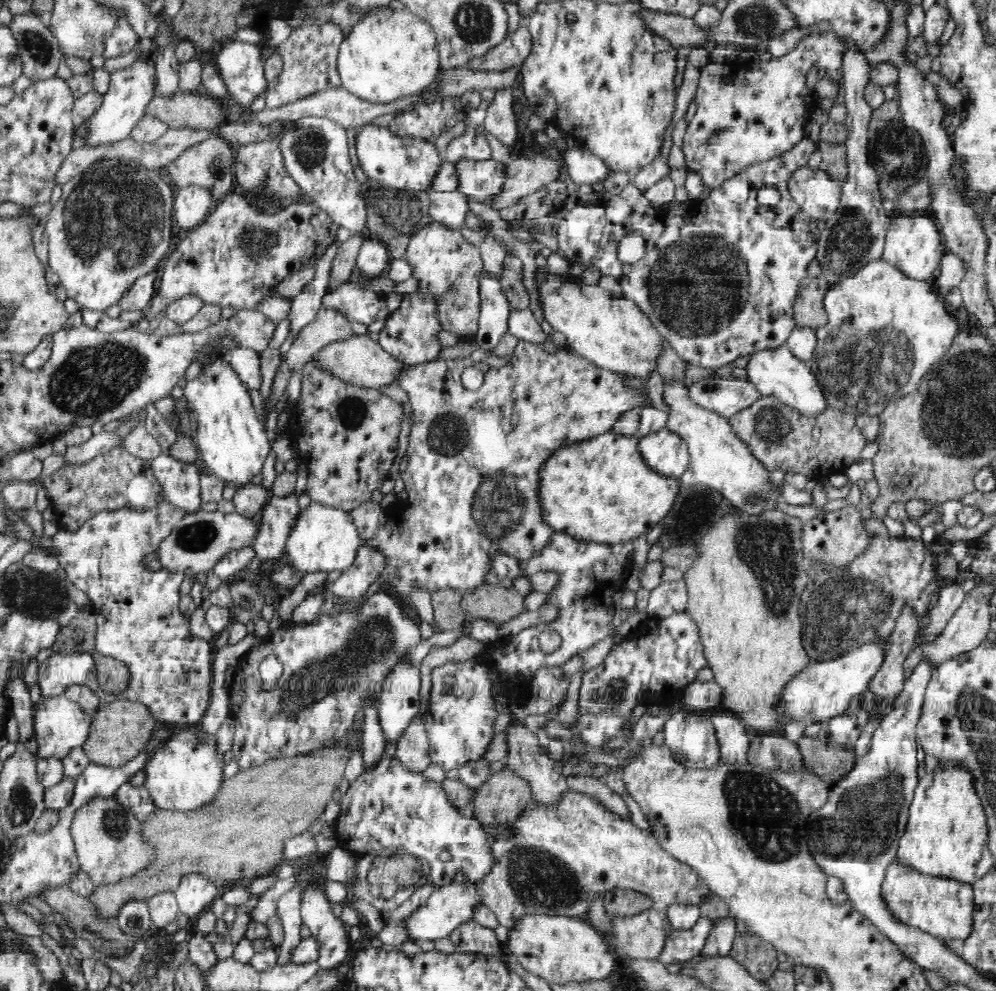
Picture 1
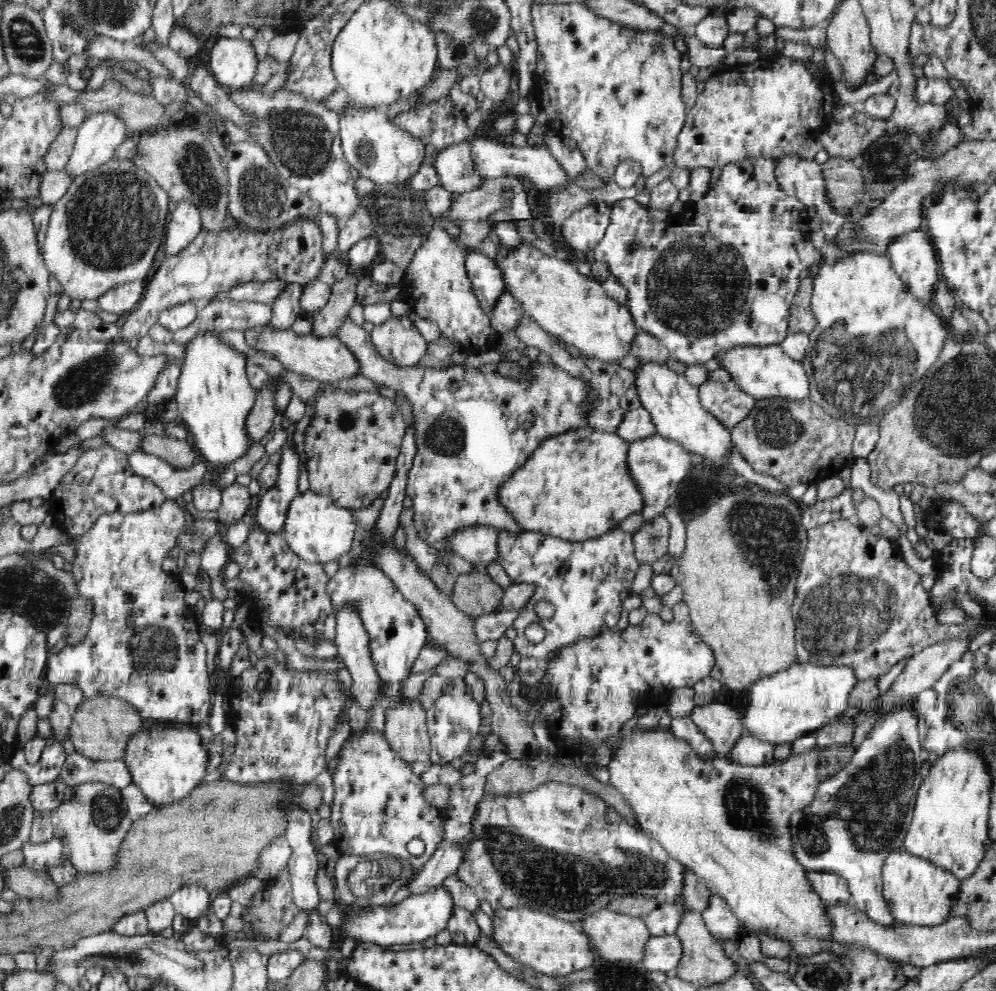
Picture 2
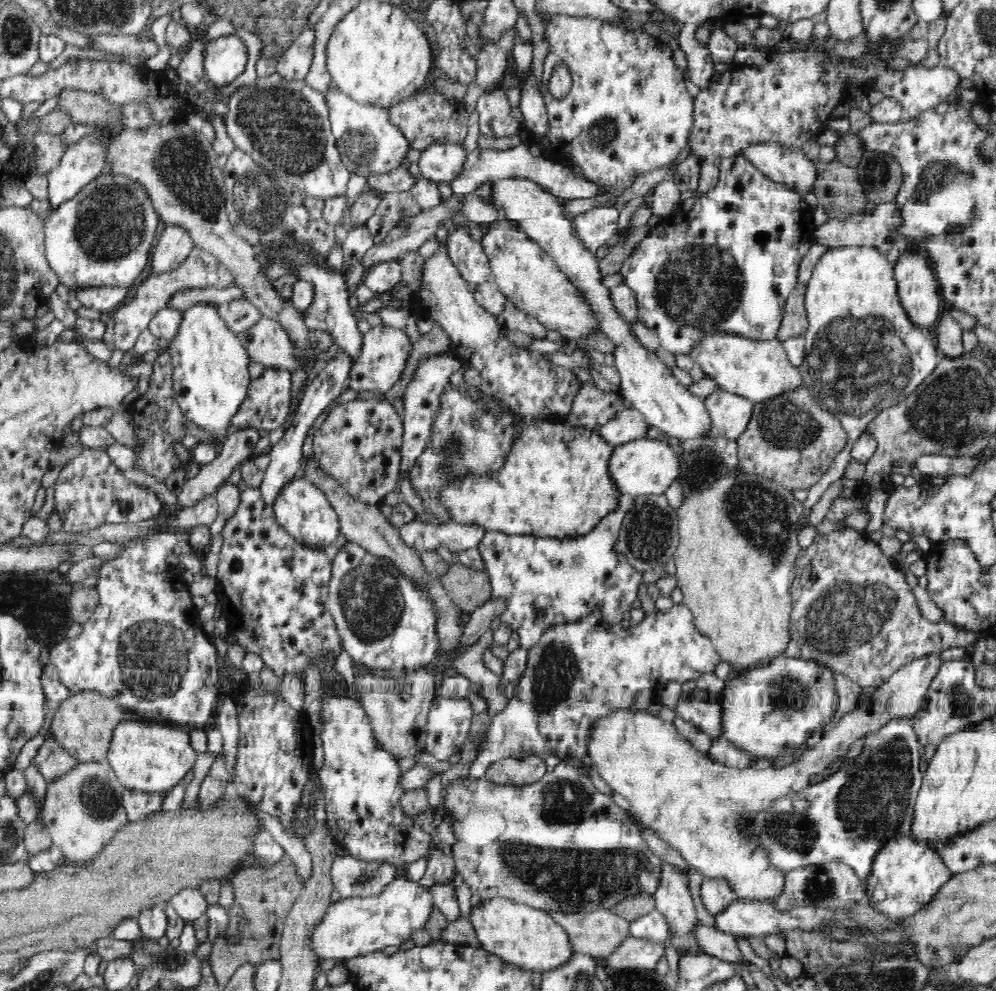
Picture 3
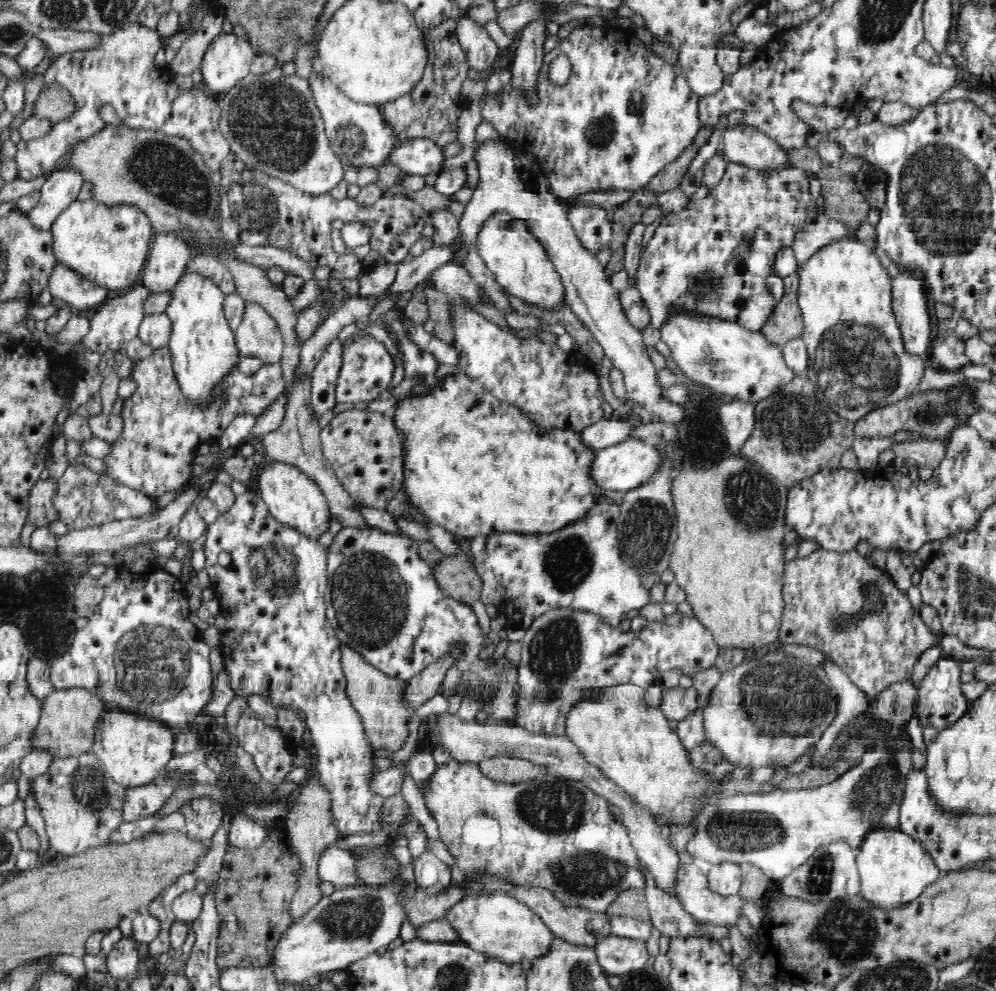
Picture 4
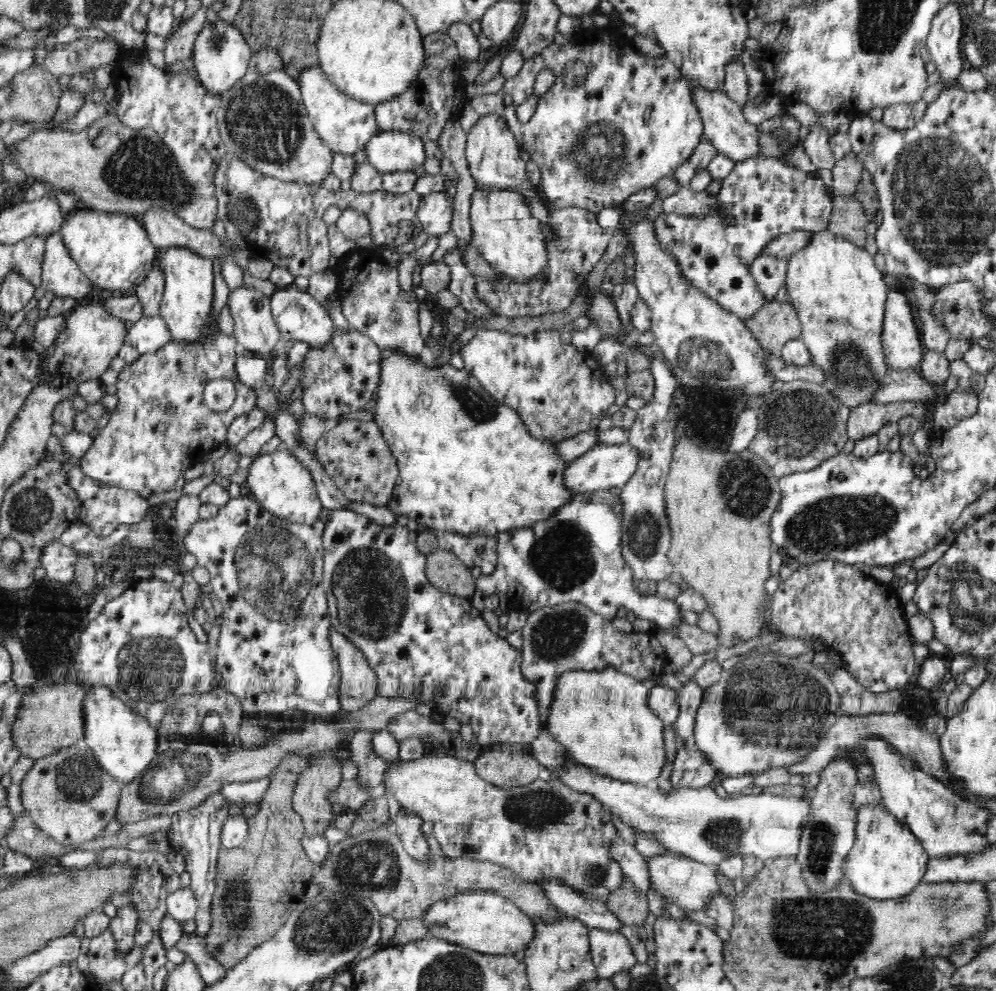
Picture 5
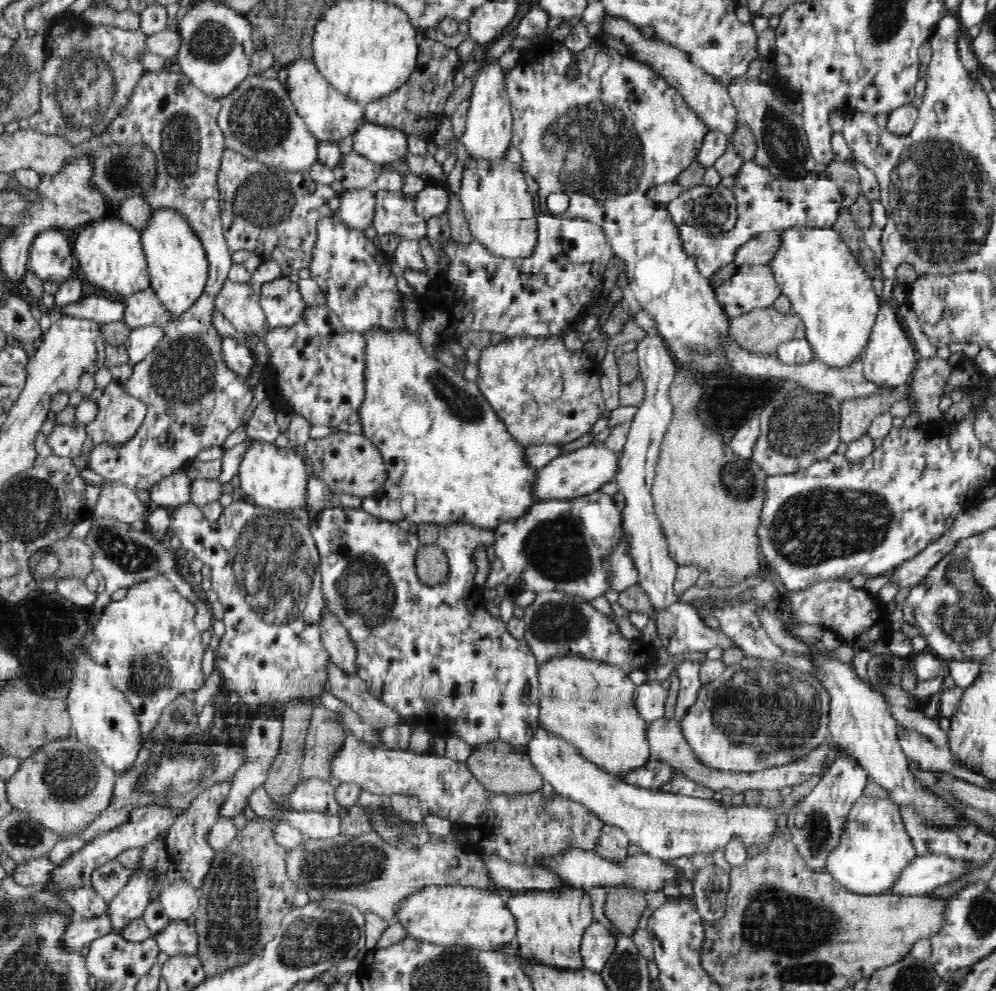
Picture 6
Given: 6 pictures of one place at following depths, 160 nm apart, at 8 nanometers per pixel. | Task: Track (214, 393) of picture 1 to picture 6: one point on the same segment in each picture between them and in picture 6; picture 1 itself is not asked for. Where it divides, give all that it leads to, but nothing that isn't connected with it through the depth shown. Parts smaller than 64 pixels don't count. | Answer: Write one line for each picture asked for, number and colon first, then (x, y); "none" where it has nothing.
2: (214, 396)
3: (210, 364)
4: (202, 345)
5: (187, 306)
6: (177, 263)

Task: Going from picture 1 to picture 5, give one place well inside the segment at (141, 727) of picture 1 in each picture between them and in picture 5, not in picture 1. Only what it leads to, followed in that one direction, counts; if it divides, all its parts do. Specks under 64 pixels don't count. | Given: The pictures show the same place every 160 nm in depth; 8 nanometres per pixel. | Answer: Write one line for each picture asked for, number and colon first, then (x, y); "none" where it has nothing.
2: (103, 726)
3: (84, 724)
4: (69, 721)
5: (52, 718)

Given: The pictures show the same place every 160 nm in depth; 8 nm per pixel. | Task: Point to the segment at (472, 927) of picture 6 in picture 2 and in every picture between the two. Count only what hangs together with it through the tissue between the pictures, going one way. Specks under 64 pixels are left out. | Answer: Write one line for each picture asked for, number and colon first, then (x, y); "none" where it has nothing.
2: (545, 945)
3: (531, 939)
4: (497, 924)
5: (482, 921)

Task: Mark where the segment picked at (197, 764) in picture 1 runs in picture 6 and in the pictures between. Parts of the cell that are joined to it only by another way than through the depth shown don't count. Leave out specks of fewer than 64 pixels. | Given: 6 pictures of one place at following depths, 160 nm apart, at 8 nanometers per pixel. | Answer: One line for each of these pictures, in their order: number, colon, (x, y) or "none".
2: (167, 764)
3: (146, 756)
4: (134, 749)
5: (123, 743)
6: (103, 720)

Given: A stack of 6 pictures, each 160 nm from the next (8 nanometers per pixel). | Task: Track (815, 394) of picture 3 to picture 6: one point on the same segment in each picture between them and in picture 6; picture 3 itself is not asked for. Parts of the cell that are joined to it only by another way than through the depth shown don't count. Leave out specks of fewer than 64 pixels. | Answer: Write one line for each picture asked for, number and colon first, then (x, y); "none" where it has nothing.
4: (858, 362)
5: (840, 296)
6: (831, 291)

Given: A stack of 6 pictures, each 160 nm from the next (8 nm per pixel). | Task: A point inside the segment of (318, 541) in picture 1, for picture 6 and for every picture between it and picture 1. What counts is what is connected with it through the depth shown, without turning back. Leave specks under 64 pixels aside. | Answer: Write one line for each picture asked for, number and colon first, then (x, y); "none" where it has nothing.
2: (316, 530)
3: (303, 511)
4: (294, 500)
5: (281, 484)
6: (274, 477)

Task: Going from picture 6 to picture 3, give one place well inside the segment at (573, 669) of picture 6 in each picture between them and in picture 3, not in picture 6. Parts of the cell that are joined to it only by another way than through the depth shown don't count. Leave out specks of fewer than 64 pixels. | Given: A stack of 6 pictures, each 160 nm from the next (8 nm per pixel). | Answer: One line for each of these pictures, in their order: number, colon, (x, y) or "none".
3: (703, 809)
4: (632, 744)
5: (604, 719)

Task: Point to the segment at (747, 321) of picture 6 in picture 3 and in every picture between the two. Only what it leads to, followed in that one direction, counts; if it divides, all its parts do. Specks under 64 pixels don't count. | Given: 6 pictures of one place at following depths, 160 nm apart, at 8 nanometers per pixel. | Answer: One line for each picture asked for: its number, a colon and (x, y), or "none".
3: (794, 321)
4: (785, 323)
5: (775, 324)

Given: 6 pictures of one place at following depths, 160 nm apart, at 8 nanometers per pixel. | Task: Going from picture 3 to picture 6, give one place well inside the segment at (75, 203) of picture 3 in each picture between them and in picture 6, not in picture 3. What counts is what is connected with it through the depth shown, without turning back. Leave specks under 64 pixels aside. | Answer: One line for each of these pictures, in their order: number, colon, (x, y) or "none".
4: (107, 244)
5: (114, 250)
6: (108, 252)

